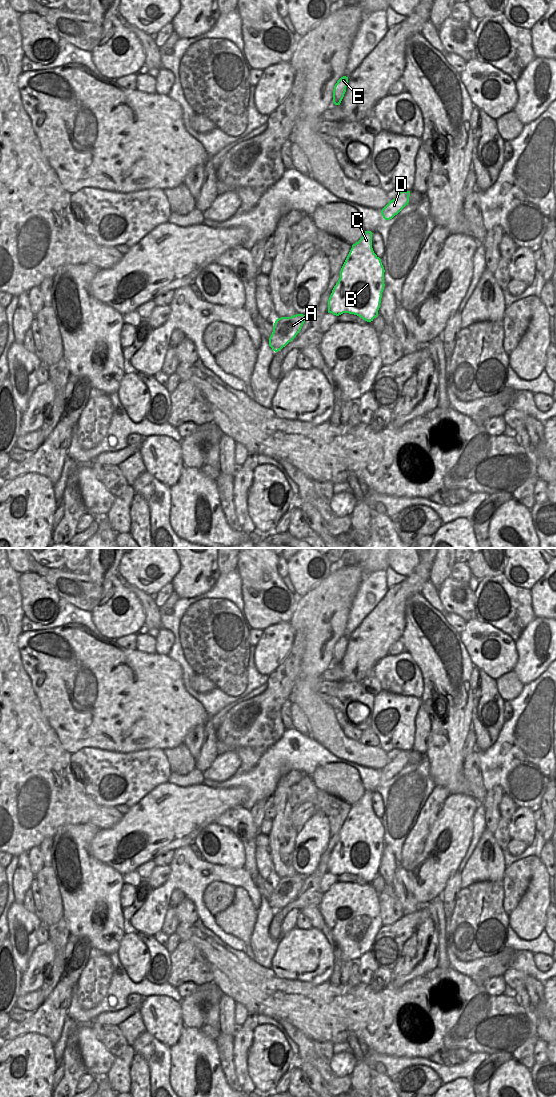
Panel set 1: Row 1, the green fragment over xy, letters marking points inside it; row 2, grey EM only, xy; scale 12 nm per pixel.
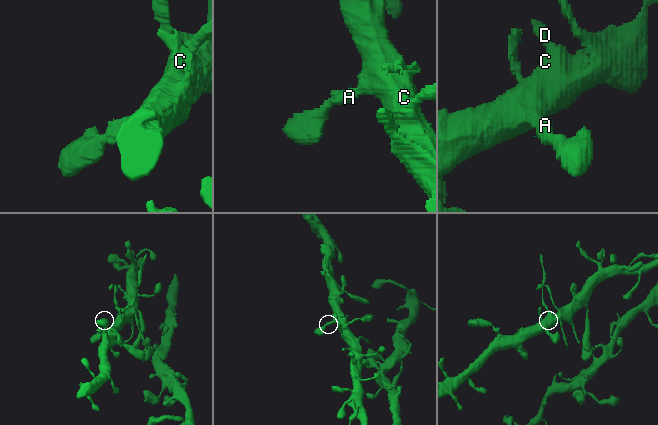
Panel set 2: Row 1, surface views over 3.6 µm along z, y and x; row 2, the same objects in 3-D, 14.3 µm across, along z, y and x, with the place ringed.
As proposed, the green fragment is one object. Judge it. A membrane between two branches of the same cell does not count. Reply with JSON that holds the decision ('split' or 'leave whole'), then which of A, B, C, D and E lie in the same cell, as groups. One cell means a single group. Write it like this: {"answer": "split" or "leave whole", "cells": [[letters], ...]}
{"answer": "split", "cells": [["A", "B", "C", "E"], ["D"]]}

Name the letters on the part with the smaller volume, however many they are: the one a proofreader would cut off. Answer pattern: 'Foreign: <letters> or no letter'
Foreign: D

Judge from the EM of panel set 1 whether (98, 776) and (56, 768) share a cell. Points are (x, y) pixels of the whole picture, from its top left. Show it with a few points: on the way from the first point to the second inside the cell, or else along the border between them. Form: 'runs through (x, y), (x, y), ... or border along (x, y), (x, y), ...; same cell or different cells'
border along (71, 754), (71, 772), (84, 791); different cells

